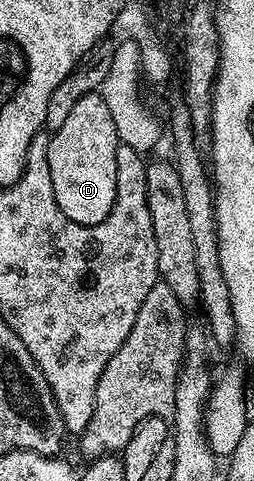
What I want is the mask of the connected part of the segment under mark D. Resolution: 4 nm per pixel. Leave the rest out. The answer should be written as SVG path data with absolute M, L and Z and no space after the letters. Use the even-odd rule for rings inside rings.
M99 92L81 96L65 124L61 124L61 128L51 134L51 143L47 149L49 180L53 180L53 196L57 200L57 208L61 208L61 212L69 216L69 220L92 226L101 224L101 220L109 216L117 200L117 148L120 144L117 127L113 125L113 116L105 105L102 93Z

